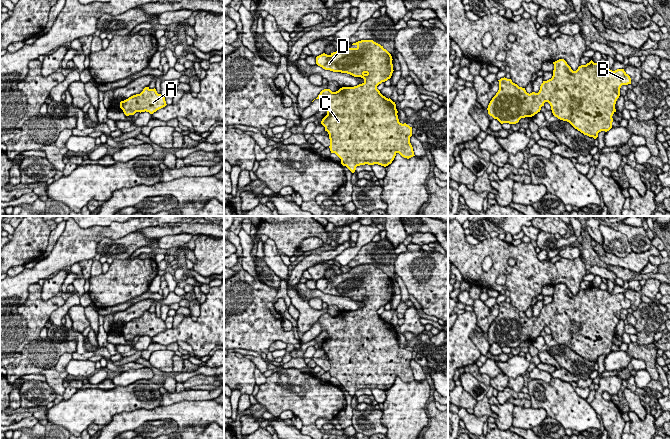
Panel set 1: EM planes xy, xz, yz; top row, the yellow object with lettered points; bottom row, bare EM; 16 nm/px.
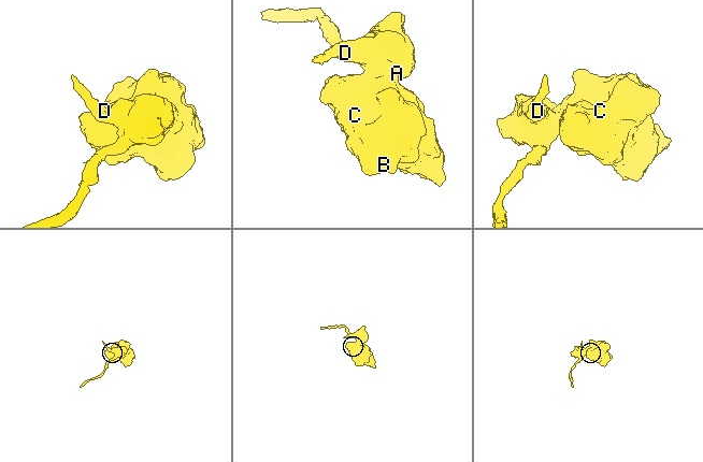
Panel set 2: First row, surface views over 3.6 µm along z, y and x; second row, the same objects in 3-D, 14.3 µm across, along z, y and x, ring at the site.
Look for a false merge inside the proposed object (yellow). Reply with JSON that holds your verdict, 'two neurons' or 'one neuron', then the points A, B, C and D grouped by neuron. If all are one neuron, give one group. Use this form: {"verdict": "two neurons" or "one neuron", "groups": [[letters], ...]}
{"verdict": "one neuron", "groups": [["A", "B", "C", "D"]]}

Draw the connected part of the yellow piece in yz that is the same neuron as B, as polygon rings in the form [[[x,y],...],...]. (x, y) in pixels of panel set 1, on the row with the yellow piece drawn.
[[[564,59],[554,64],[553,76],[543,81],[538,93],[527,93],[525,88],[519,87],[511,79],[501,78],[499,90],[488,105],[488,114],[501,124],[516,124],[521,118],[532,117],[540,112],[545,102],[551,106],[552,113],[560,120],[569,122],[575,129],[596,139],[601,131],[612,128],[613,114],[616,112],[615,104],[620,96],[622,85],[631,84],[630,76],[624,69],[610,70],[592,60],[581,65],[573,71]]]

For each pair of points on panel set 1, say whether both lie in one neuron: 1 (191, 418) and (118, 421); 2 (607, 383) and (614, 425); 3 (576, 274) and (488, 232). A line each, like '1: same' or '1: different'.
1: same
2: same
3: different

